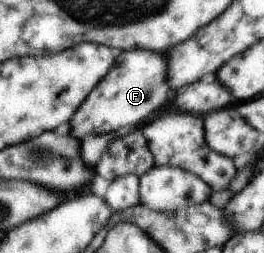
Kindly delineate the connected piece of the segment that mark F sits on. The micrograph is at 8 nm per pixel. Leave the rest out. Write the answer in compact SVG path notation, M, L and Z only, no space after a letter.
M129 49L116 52L117 56L107 74L88 96L88 100L76 112L69 122L71 134L81 141L89 135L107 135L119 128L141 126L155 110L159 110L169 98L167 84L167 56L160 52L141 49Z

